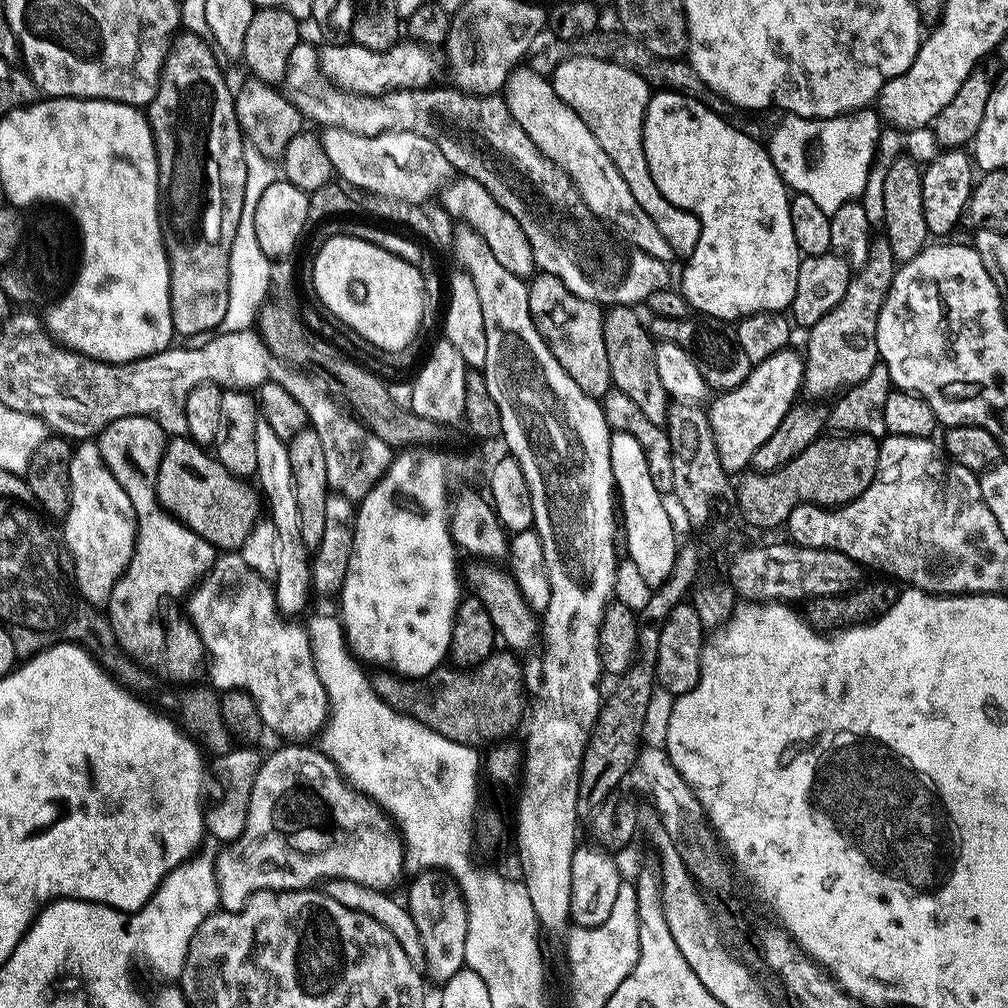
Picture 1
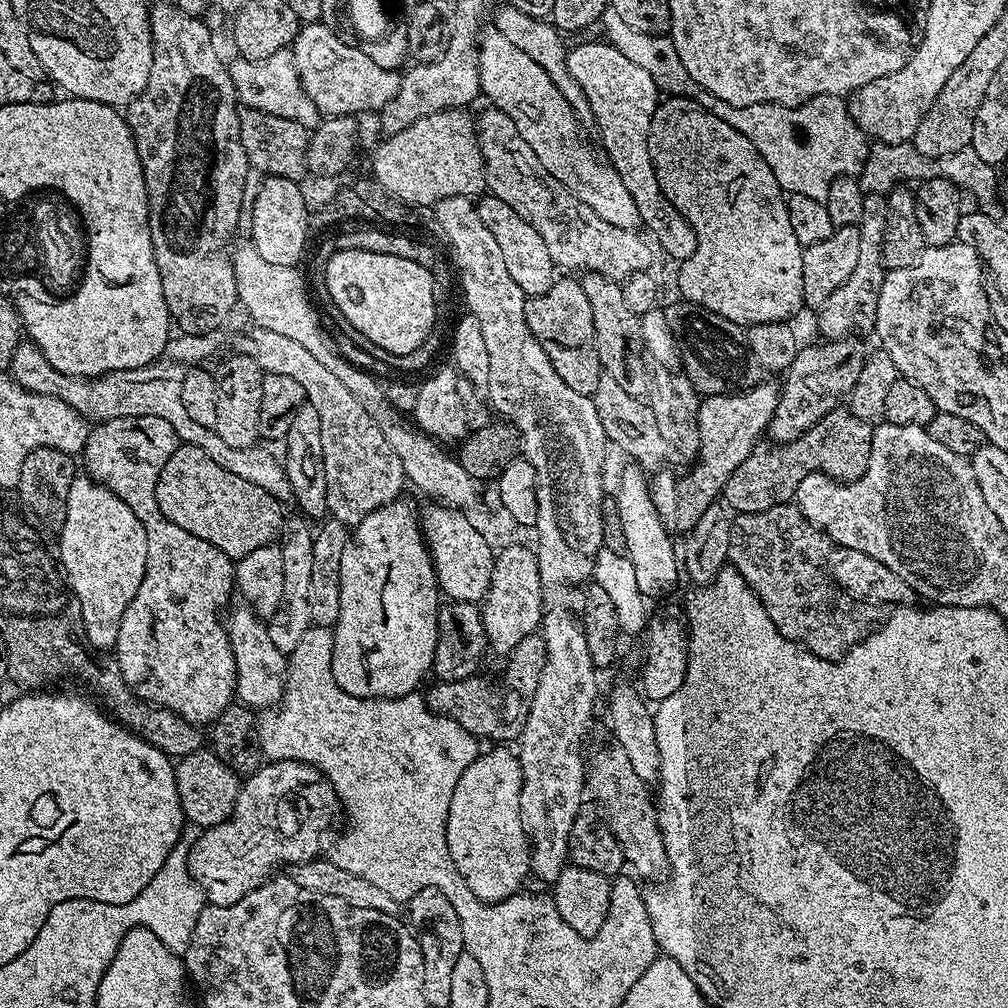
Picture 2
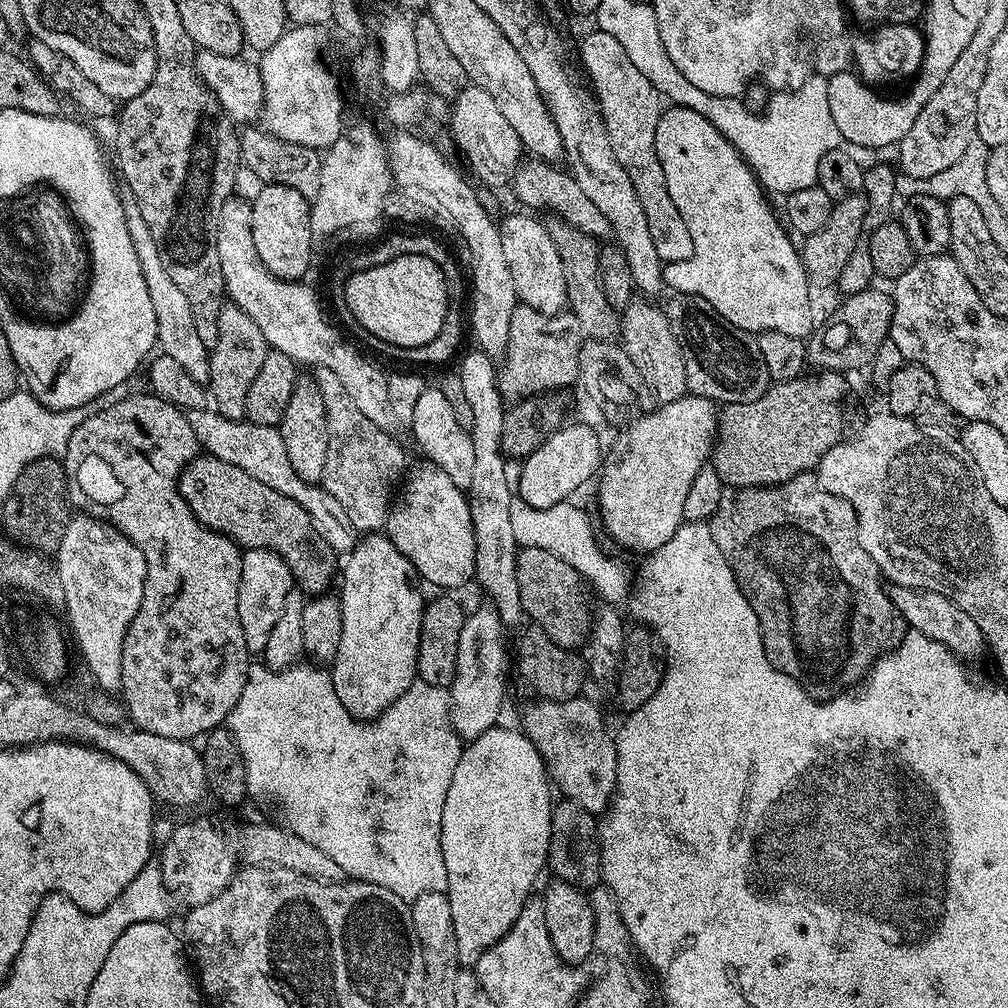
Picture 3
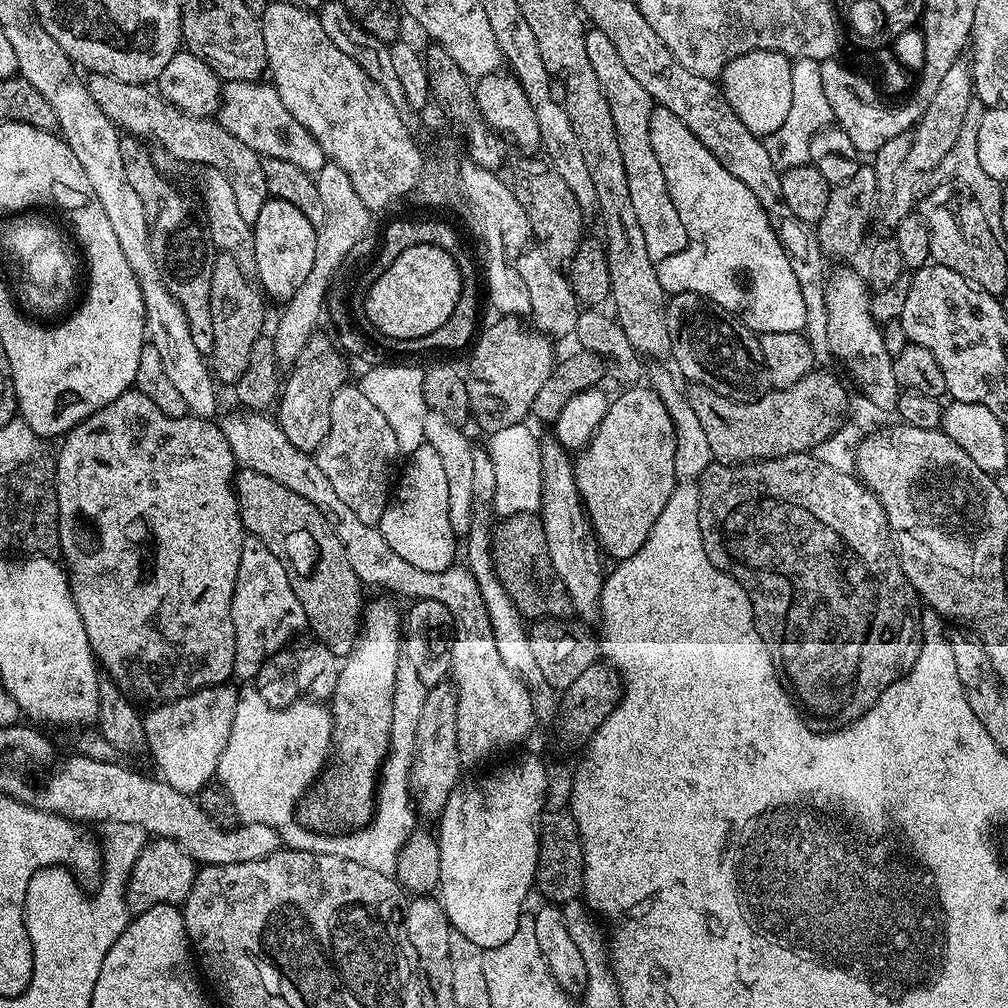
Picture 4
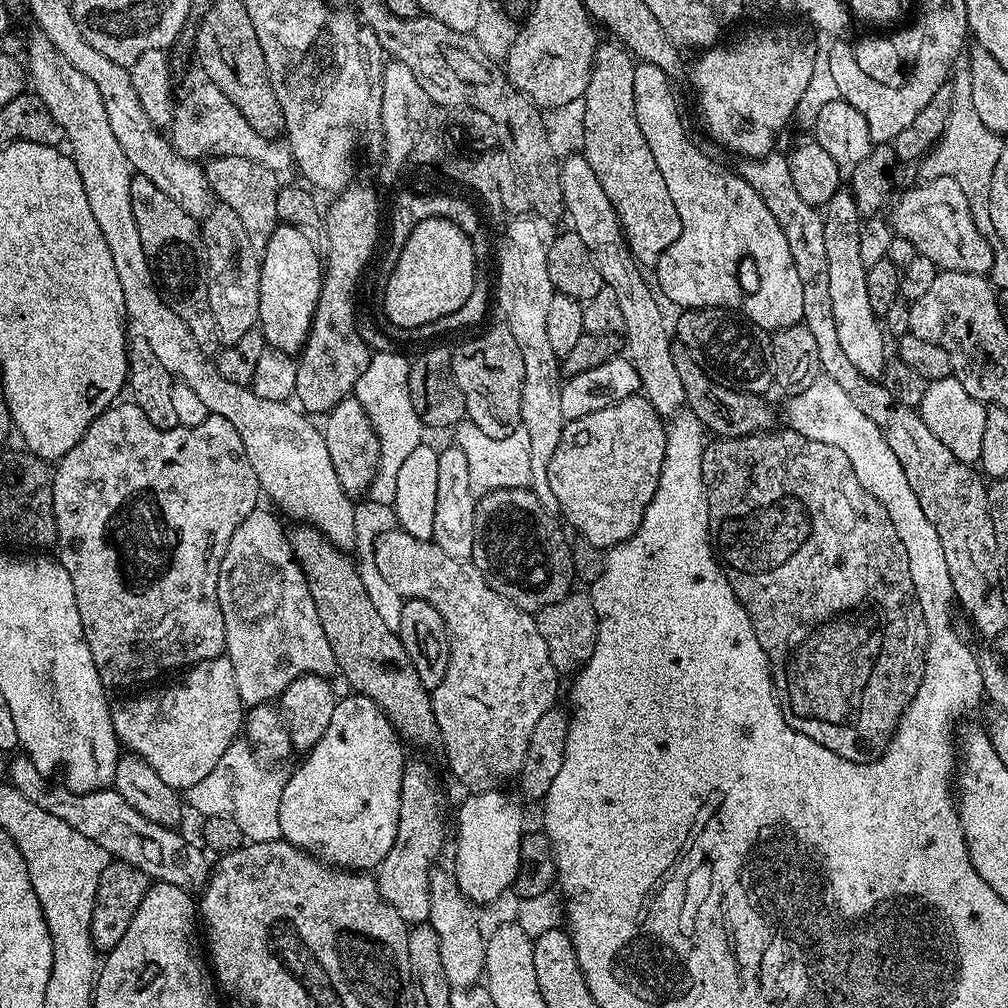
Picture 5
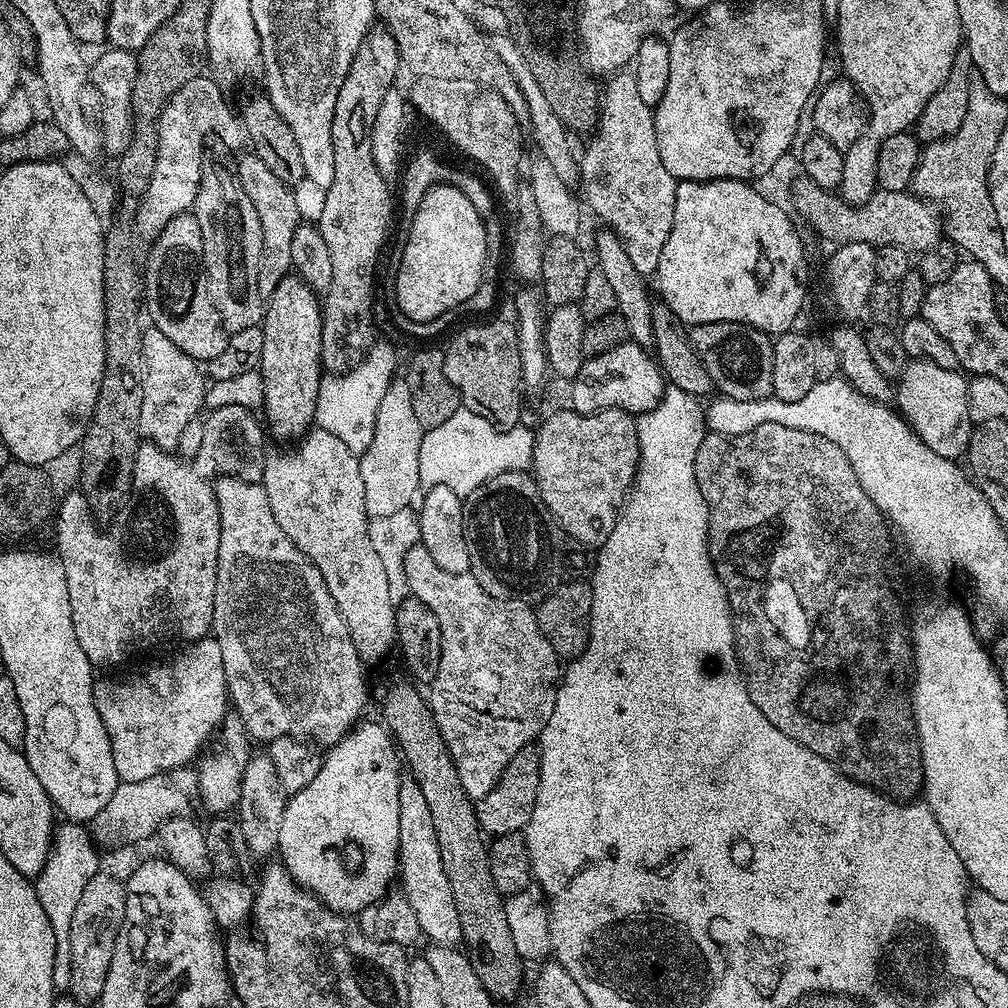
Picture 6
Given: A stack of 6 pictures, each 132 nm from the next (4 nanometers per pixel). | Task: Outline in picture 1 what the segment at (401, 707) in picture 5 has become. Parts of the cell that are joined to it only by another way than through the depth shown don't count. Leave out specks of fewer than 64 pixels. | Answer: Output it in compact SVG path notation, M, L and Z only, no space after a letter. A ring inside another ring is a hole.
M187 435L169 439L158 466L156 496L160 505L194 534L206 538L217 550L238 550L246 542L258 519L261 499L255 487L232 476L215 455L208 456L203 447Z

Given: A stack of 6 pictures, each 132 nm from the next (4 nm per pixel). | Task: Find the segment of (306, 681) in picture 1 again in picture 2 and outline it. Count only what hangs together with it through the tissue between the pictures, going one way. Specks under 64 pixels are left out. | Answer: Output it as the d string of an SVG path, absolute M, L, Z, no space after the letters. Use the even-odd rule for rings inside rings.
M233 607L226 616L228 641L230 650L234 650L236 663L236 696L239 703L253 710L260 710L265 706L275 705L283 696L284 678L288 671L288 656L282 650L278 650L274 642L270 642L267 623L251 608L239 607L236 609Z

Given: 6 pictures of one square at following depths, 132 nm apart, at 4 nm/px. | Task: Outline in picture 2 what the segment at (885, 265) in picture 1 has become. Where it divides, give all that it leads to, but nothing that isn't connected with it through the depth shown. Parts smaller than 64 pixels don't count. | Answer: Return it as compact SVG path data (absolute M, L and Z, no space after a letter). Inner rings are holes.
M869 192L862 202L862 218L856 225L858 230L858 259L854 266L854 274L826 298L826 302L815 313L816 324L825 341L843 340L844 337L860 334L863 328L871 329L876 323L878 314L878 294L882 294L884 281L884 259L882 258L882 242L886 234L886 214L888 213L888 197L883 192Z

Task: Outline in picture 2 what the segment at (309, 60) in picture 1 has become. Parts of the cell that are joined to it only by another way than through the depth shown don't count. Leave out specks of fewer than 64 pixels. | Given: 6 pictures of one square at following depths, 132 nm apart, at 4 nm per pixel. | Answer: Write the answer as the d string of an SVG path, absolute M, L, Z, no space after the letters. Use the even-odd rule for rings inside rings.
M283 48L282 50L278 50L278 54L270 54L270 58L266 58L265 60L246 60L243 58L236 58L236 61L231 61L230 71L232 74L232 85L236 88L236 98L237 101L245 108L253 108L254 110L264 111L266 114L277 115L280 118L288 118L293 122L298 122L298 124L307 130L312 130L316 128L317 124L322 120L322 114L317 110L314 106L314 102L311 98L306 94L306 90L302 86L302 82L300 81L300 75L298 74L298 70L296 69L296 63L294 62L294 58L292 57L291 51L288 48ZM491 106L485 109L480 120L478 116L475 121L475 126L484 159L487 191L506 202L519 217L538 230L557 269L580 268L584 272L597 272L611 280L623 282L630 274L646 272L653 267L653 245L639 231L627 232L598 218L586 202L574 198L574 194L570 194L570 190L566 190L566 186L562 186L562 182L558 182L558 178L554 178L542 162L538 162L526 138L518 134L518 126L514 126L502 110Z

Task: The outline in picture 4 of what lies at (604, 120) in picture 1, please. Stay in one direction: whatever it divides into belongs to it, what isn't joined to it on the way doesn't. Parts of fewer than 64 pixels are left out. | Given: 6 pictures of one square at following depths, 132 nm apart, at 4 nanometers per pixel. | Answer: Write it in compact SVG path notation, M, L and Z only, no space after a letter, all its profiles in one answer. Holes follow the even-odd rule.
M588 30L584 37L586 55L594 65L594 74L598 74L606 102L610 102L610 115L614 117L618 147L622 149L622 163L626 166L626 186L630 186L634 214L646 237L646 254L650 254L650 258L657 262L665 260L670 258L670 254L678 254L688 245L688 235L686 226L682 226L682 218L678 218L678 210L674 210L674 202L670 202L670 190L666 190L666 178L662 175L662 166L658 166L654 146L650 146L650 114L654 102L650 94L646 94L642 85L630 75L630 70L626 70L618 50L614 50L614 42L610 42L606 34Z

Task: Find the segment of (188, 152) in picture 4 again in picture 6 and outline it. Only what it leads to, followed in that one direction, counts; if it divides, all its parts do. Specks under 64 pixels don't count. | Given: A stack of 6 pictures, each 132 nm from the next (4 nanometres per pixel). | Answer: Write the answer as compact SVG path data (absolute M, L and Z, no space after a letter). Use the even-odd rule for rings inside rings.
M247 154L240 160L240 165L234 168L234 175L242 190L246 190L246 198L254 202L254 210L258 210L258 222L262 226L262 254L258 266L258 294L269 297L274 294L278 282L293 271L291 262L291 246L294 232L302 223L298 214L295 194L289 185L282 182L271 172L270 166L262 163L262 158L255 154Z

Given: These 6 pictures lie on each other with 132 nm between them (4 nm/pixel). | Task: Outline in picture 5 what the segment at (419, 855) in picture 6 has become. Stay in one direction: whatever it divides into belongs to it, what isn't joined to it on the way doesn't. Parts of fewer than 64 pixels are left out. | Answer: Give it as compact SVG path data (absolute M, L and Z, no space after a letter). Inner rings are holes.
M439 870L430 872L430 914L427 923L438 936L442 952L442 966L446 969L448 984L453 990L475 988L484 975L484 949L486 932L476 921L477 909L465 898L456 885L455 875Z

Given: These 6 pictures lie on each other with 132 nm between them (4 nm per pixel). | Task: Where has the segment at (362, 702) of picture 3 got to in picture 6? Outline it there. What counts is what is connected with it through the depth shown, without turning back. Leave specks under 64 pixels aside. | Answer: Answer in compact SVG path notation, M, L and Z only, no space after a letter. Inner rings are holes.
M357 723L338 743L331 745L314 780L287 797L282 830L278 834L279 859L296 883L330 910L345 914L358 914L366 906L389 895L391 888L388 887L394 884L400 859L398 790L402 779L402 756L383 723L364 723Z

